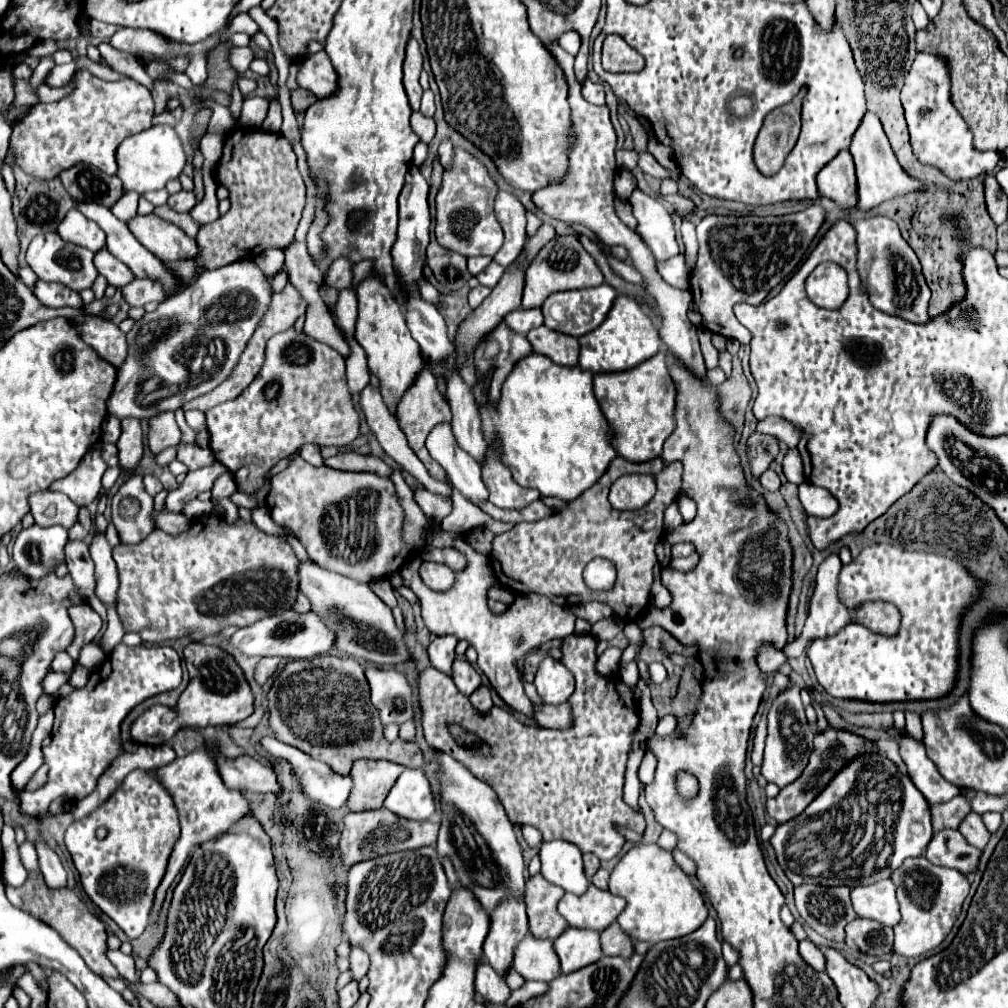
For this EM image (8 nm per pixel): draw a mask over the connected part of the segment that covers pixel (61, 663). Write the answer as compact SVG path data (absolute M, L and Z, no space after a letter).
M62 650L62 652L58 652L58 654L54 656L52 670L56 670L56 672L68 672L72 666L74 666L74 660L70 658L70 654L68 654L66 650Z

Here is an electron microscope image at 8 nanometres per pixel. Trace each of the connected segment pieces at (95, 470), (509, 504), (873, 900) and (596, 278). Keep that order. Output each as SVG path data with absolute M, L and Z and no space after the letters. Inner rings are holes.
M102 442L94 445L90 448L90 452L82 458L78 468L70 476L54 482L50 486L50 490L64 492L78 506L88 506L92 500L98 498L98 494L102 490L100 478L102 478L104 470L108 468L104 458L102 458L102 451Z
M488 452L484 462L486 464L482 464L482 482L490 492L490 502L494 502L498 508L524 508L526 504L540 498L540 492L536 488L524 488L514 482L498 452Z
M892 880L852 888L852 904L860 918L878 920L886 926L896 926L900 922L896 886Z
M564 236L564 242L560 238L548 242L538 252L534 262L528 266L524 294L522 294L522 308L540 308L544 300L554 292L600 286L602 282L604 282L604 276L600 268L596 266L594 258L582 248L582 244L578 242L578 236Z

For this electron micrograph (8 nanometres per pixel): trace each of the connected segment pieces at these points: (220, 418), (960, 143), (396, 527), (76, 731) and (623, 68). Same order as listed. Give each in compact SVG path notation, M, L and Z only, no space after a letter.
M288 328L268 340L264 364L250 386L238 398L218 404L206 412L206 426L210 434L210 450L214 452L216 460L232 472L238 492L254 494L266 484L270 470L282 458L294 454L302 444L316 442L320 446L346 446L358 438L360 414L354 410L352 396L346 386L344 358L328 344Z
M918 52L916 60L906 76L900 100L904 106L904 116L908 122L914 154L924 164L934 164L946 176L950 176L954 180L964 180L964 178L974 178L980 174L990 174L996 168L996 164L1000 162L998 152L990 152L990 150L980 152L974 148L972 132L970 132L966 120L958 114L958 110L952 104L950 68L948 68L946 60L942 60L940 56Z
M298 455L292 458L284 472L270 478L270 484L272 488L266 496L266 504L270 506L272 520L292 528L308 550L308 556L318 566L350 576L354 580L370 582L400 570L402 564L412 556L410 546L402 542L402 526L406 514L398 502L398 494L390 478L382 478L372 472L342 472L328 466L314 468Z
M120 642L104 664L90 674L84 688L74 690L56 702L52 744L42 748L44 760L50 766L48 782L34 792L22 792L20 812L34 818L43 815L50 802L58 796L66 796L70 800L86 798L96 788L96 782L104 770L122 752L120 722L126 718L126 714L142 700L178 688L180 680L180 656L174 648L150 646L146 642L126 646Z
M612 34L602 46L602 68L608 72L640 72L644 68L644 58L620 36Z

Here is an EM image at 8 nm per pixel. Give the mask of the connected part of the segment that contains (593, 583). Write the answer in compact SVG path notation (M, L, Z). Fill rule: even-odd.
M594 558L584 570L584 580L594 590L606 590L608 586L614 586L616 568L614 568L614 564L610 560Z

